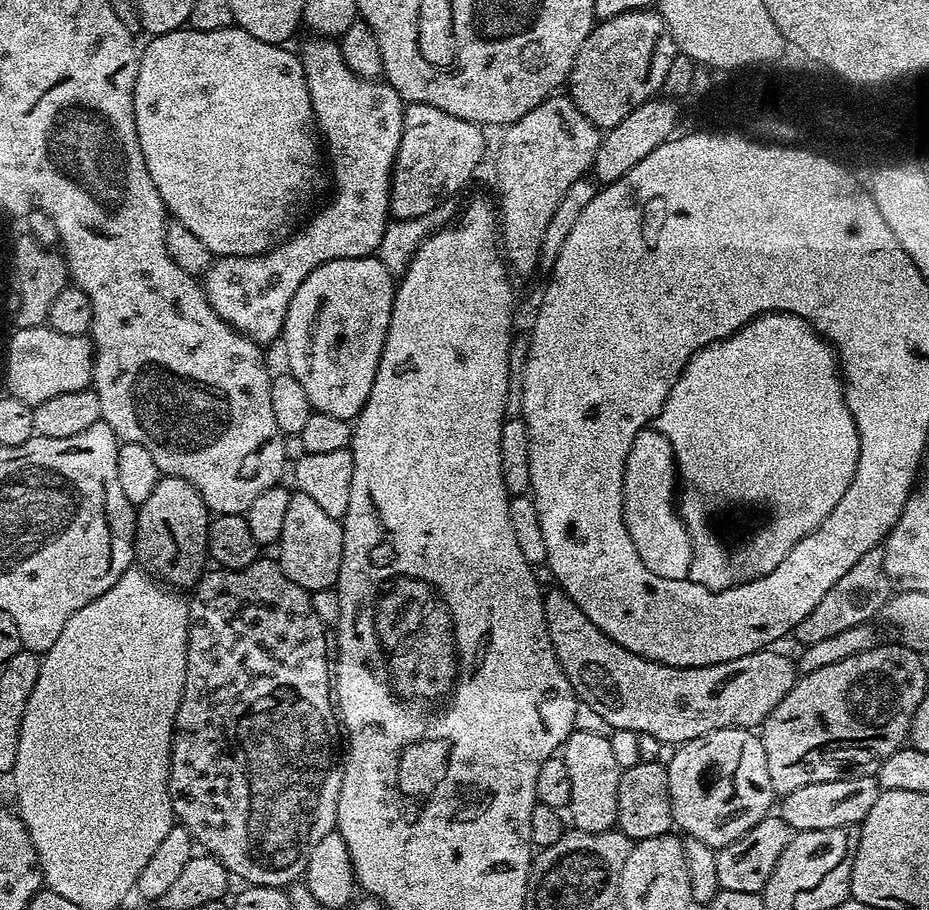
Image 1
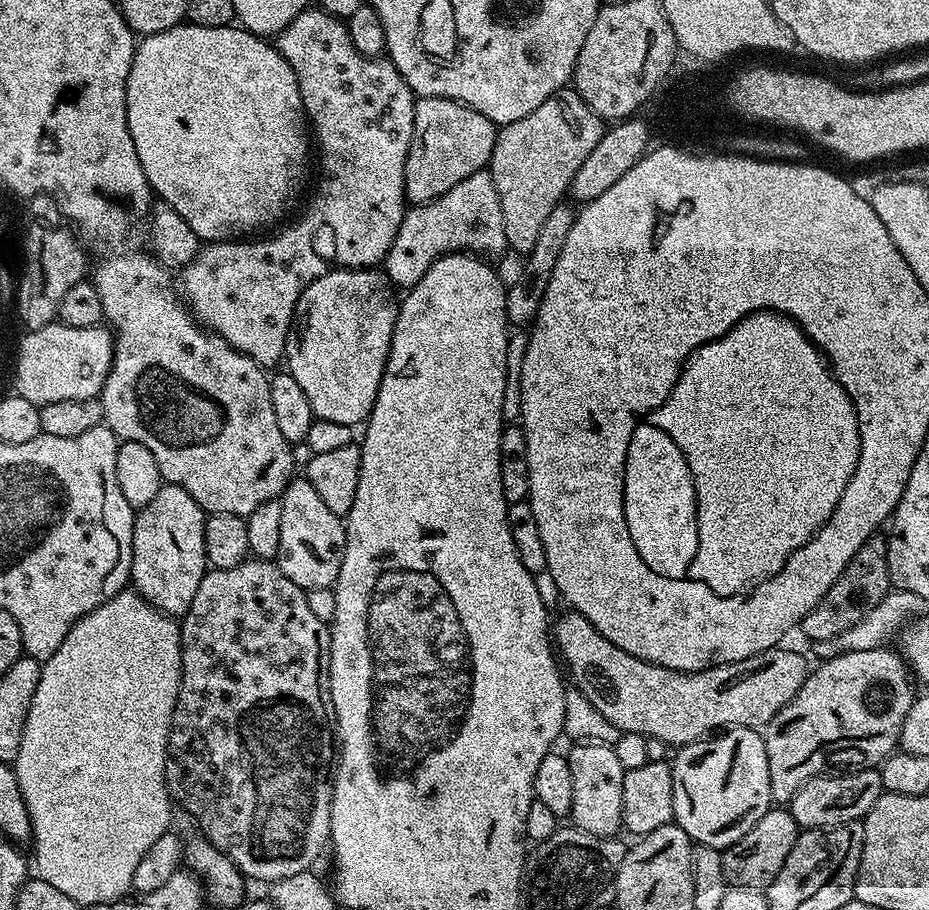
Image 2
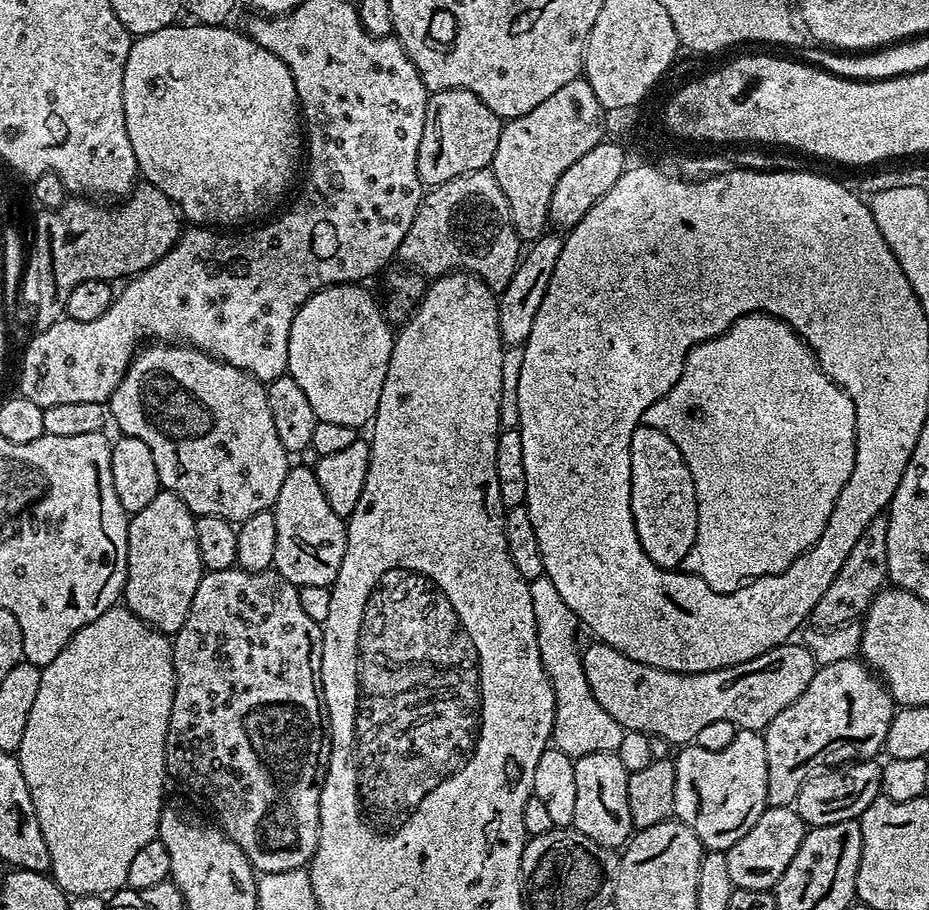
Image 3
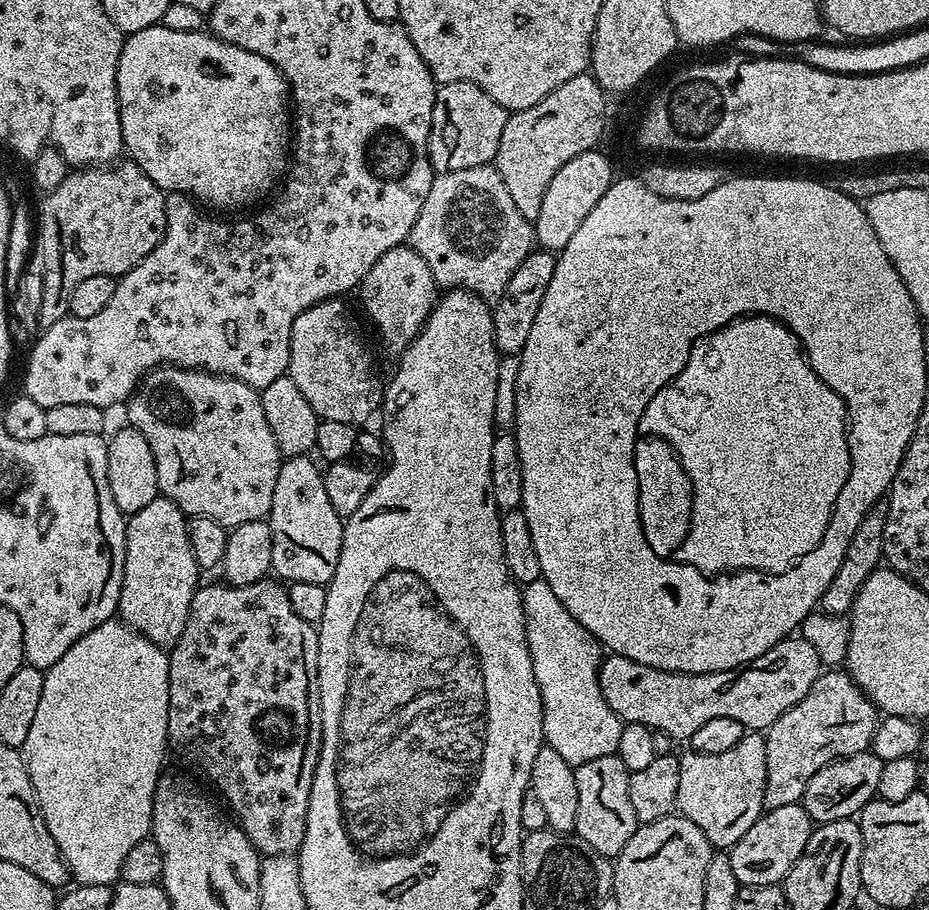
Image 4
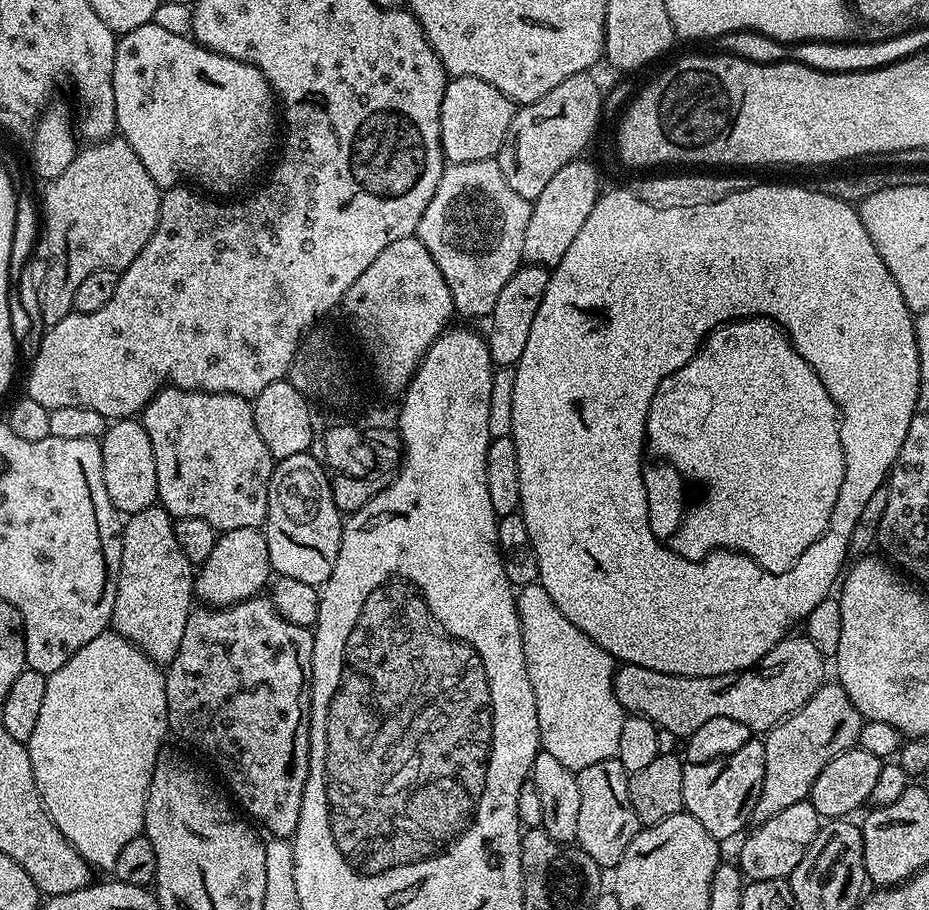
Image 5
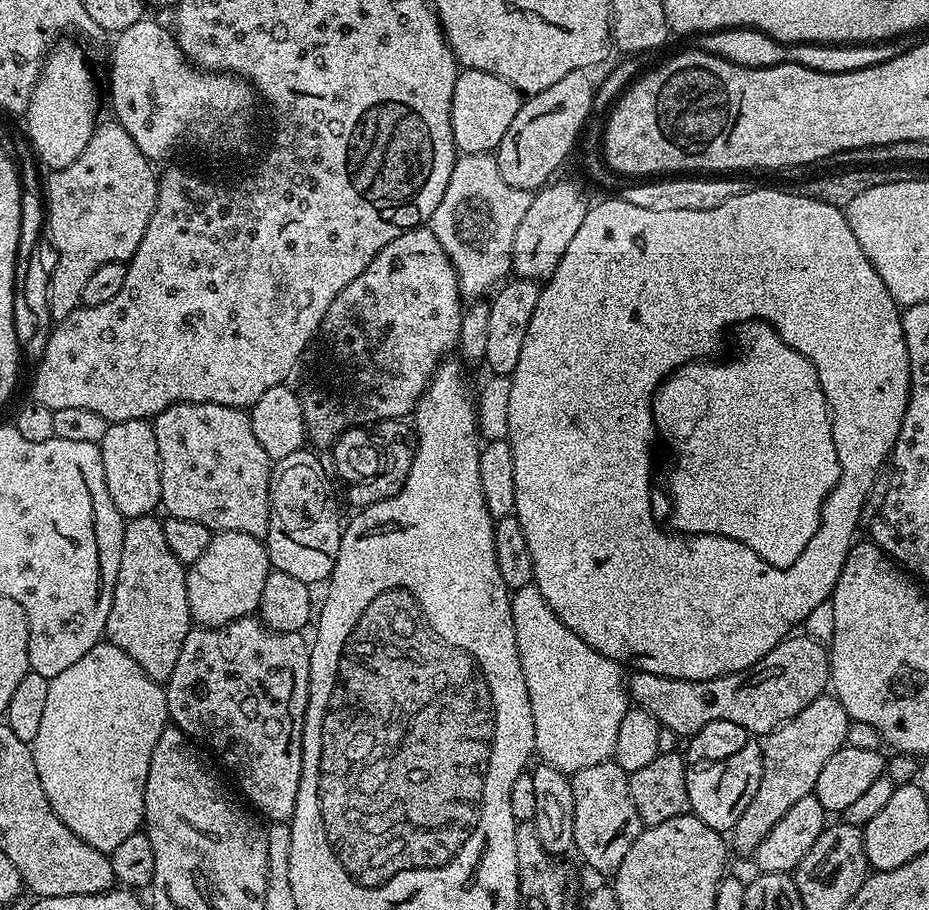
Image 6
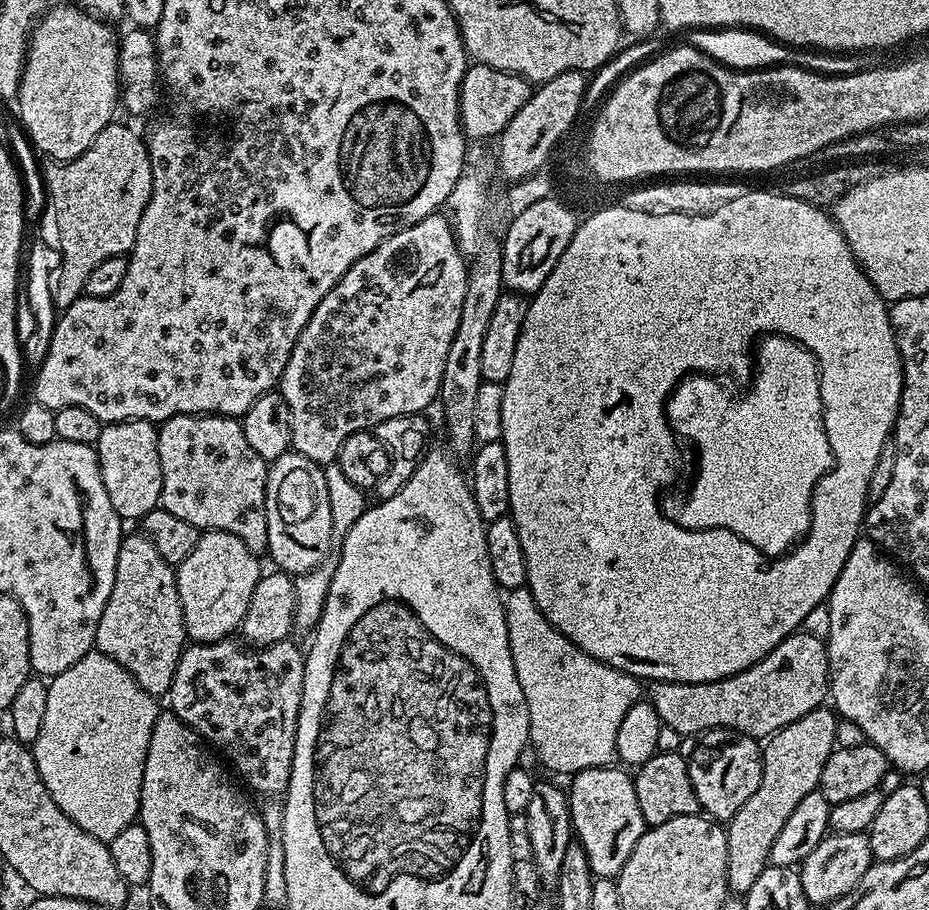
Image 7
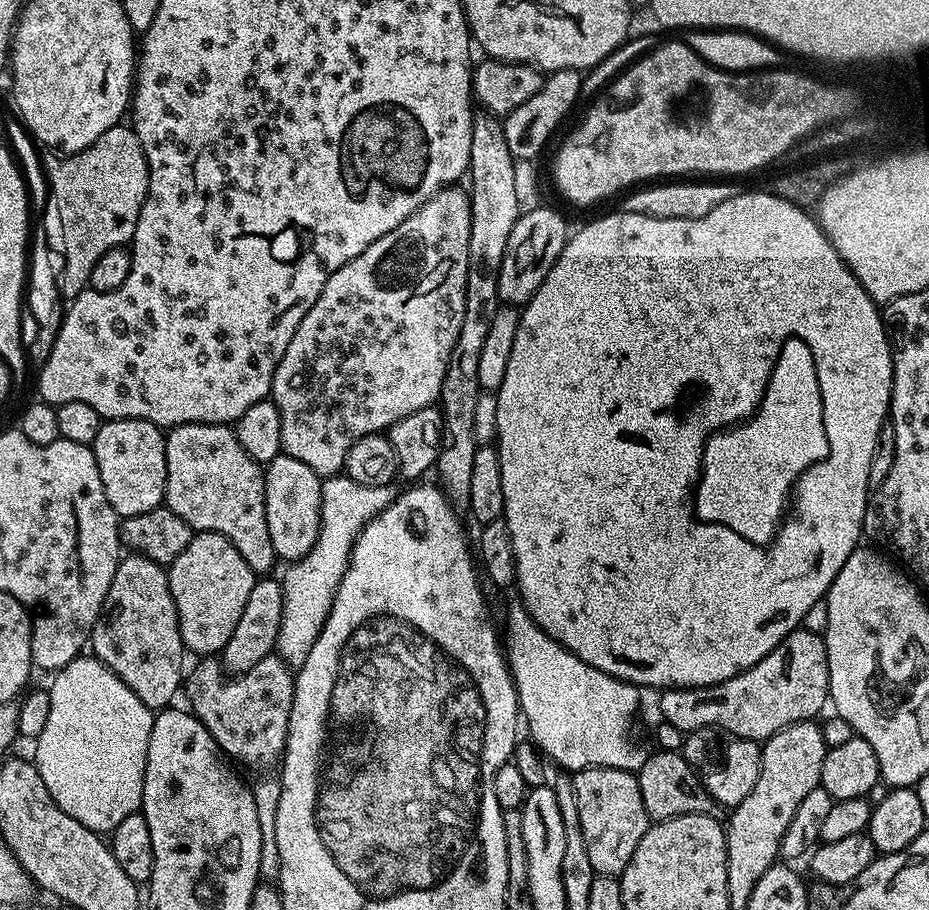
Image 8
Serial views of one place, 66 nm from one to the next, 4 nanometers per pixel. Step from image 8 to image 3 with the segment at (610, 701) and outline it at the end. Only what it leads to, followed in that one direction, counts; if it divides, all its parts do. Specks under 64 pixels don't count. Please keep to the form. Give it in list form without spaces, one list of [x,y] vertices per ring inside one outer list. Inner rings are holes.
[[[539,576],[529,581],[529,584],[538,630],[539,654],[555,692],[553,745],[572,759],[592,753],[617,753],[626,730],[599,706],[590,690],[589,682],[586,681],[583,655],[574,630],[580,624],[577,616],[566,606],[558,590],[554,590],[554,584],[548,576]]]

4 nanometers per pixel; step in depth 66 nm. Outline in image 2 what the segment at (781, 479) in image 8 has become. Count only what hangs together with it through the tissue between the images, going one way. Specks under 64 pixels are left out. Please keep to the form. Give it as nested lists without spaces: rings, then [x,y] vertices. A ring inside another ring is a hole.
[[[752,312],[739,320],[725,336],[712,340],[708,344],[696,348],[689,354],[684,369],[680,372],[678,382],[670,390],[666,402],[653,408],[646,417],[647,423],[658,426],[658,430],[666,430],[670,438],[682,450],[686,462],[690,466],[690,474],[694,478],[696,491],[696,517],[698,518],[698,550],[694,554],[694,562],[690,562],[687,579],[697,580],[705,584],[716,596],[743,596],[756,588],[764,580],[777,576],[786,566],[786,562],[828,521],[830,514],[838,506],[842,498],[842,490],[850,482],[860,457],[860,431],[858,418],[852,405],[852,399],[846,390],[832,375],[821,351],[808,339],[795,320],[789,320],[778,312]]]

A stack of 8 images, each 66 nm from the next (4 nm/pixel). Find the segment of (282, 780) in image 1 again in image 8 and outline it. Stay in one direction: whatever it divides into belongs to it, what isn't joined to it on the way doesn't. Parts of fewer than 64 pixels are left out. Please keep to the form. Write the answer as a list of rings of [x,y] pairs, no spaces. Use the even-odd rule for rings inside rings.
[[[273,654],[262,658],[262,662],[258,662],[256,666],[250,666],[250,670],[229,675],[219,659],[204,658],[199,663],[200,665],[193,672],[191,669],[186,676],[186,692],[188,688],[188,700],[192,703],[190,711],[200,719],[202,726],[206,726],[206,730],[210,730],[221,752],[237,765],[245,764],[248,768],[268,770],[271,769],[268,768],[271,764],[279,765],[284,755],[290,710],[296,689],[296,678],[290,665],[278,654]]]

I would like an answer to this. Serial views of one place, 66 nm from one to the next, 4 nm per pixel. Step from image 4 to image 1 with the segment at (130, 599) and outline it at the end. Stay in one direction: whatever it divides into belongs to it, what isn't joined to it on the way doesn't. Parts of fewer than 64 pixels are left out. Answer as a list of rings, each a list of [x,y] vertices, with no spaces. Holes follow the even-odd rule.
[[[161,475],[154,490],[150,490],[150,498],[138,506],[135,559],[165,585],[176,590],[195,589],[210,560],[209,523],[210,513],[206,502],[202,502],[202,494],[186,478]]]

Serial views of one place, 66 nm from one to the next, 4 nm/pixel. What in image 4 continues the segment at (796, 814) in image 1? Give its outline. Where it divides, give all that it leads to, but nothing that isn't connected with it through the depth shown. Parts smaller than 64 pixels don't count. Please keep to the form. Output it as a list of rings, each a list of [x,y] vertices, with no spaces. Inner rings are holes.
[[[871,750],[830,761],[818,770],[818,774],[814,774],[814,778],[810,778],[810,782],[806,782],[802,801],[804,809],[817,825],[853,819],[871,800],[877,799],[883,765],[884,761],[879,760]]]

